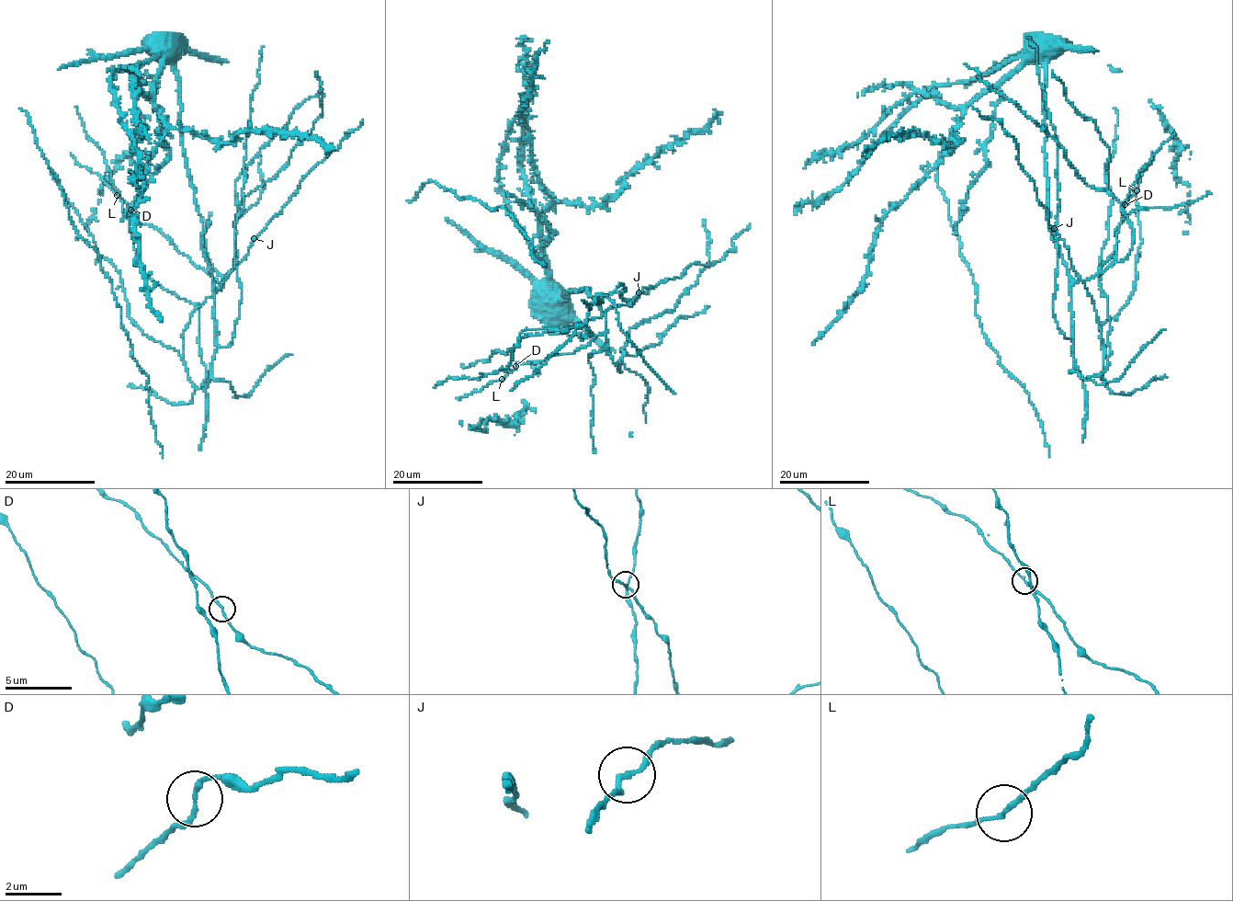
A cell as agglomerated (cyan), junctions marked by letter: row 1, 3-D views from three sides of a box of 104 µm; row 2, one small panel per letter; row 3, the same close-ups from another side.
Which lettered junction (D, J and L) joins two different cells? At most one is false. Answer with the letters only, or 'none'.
none

